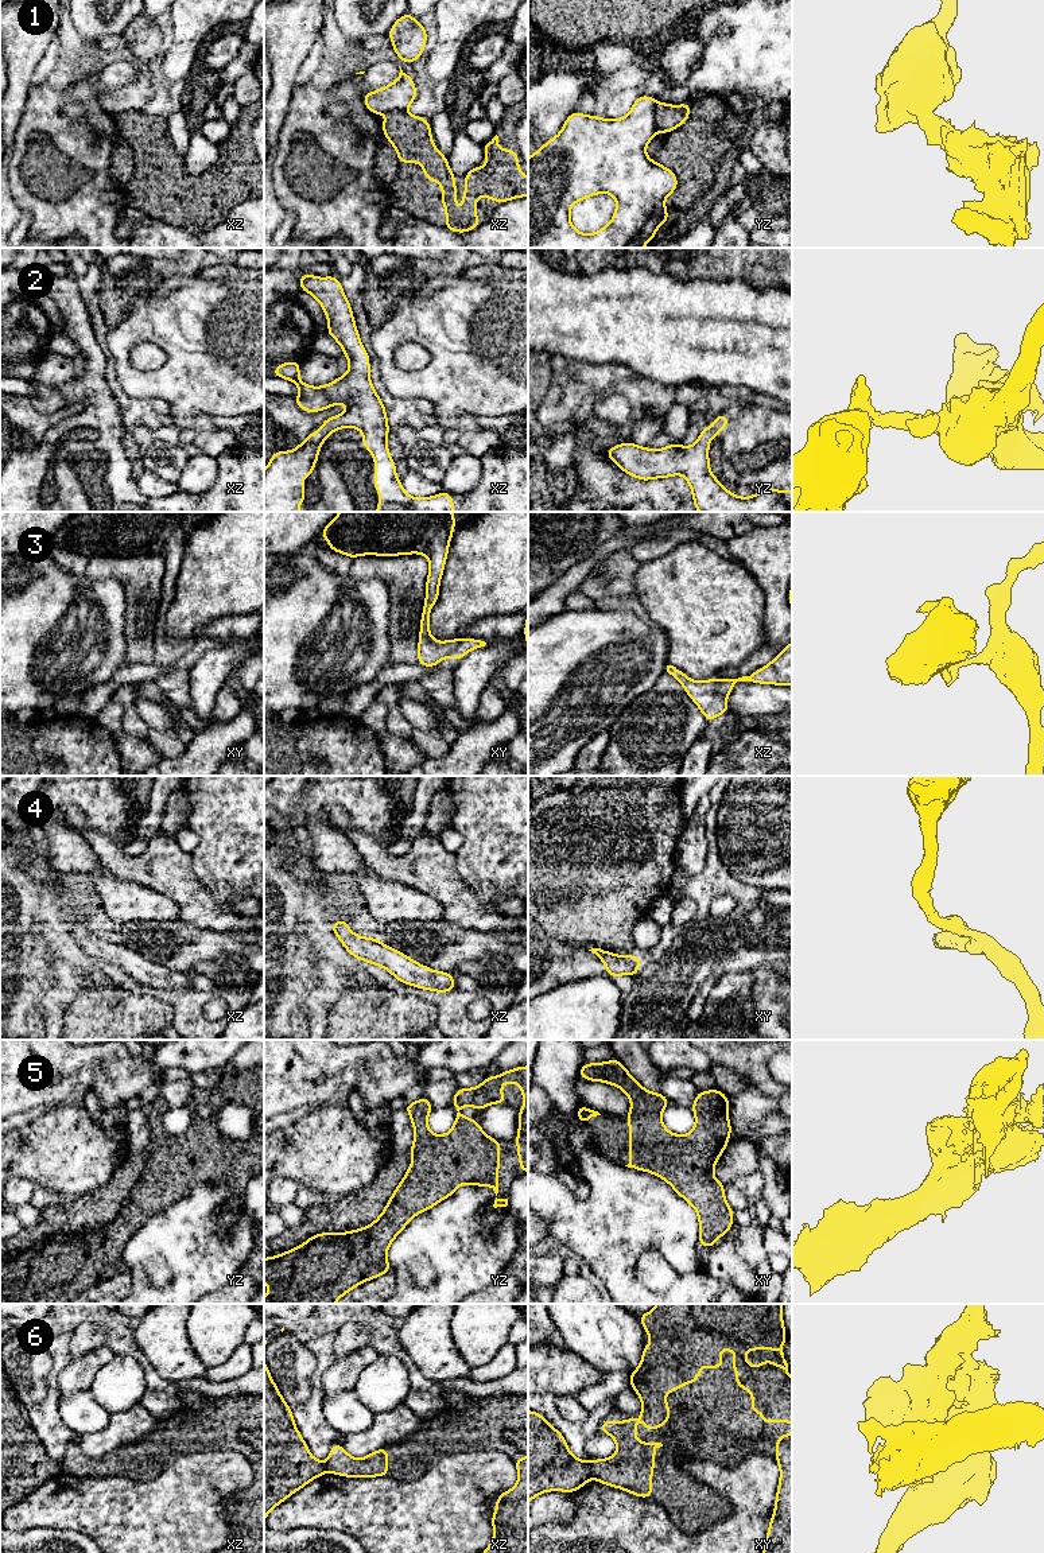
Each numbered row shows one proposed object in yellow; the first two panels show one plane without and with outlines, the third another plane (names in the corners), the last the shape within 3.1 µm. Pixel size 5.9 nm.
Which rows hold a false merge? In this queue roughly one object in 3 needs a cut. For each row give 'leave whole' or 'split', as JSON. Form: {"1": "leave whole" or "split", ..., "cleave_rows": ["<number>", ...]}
{"1": "split", "2": "leave whole", "3": "split", "4": "leave whole", "5": "leave whole", "6": "split", "cleave_rows": ["1", "3", "6"]}

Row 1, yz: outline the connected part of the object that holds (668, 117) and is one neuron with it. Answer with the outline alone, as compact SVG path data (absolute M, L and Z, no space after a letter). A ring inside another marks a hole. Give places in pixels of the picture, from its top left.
M691 102L683 105L656 104L656 128L663 133L670 133L675 128L683 125L691 110Z

